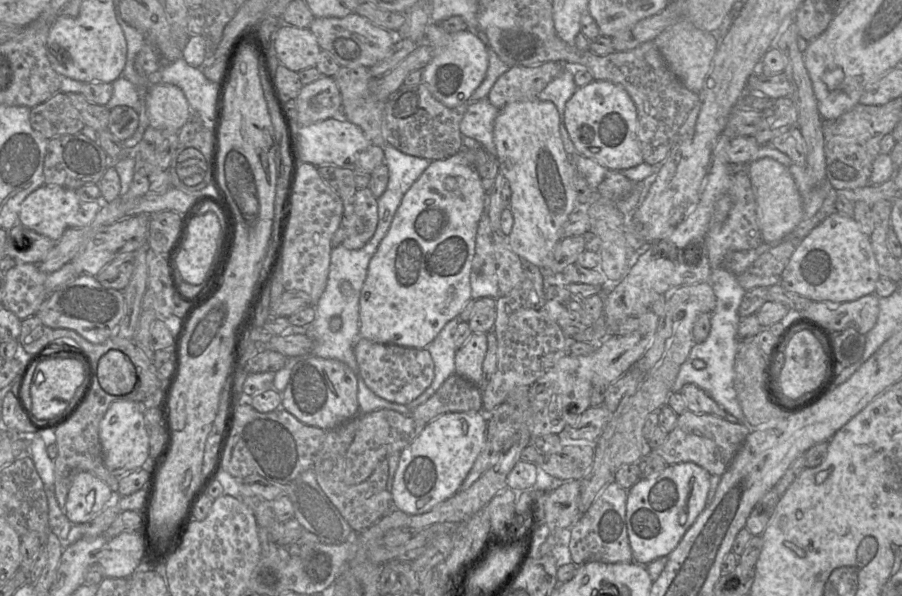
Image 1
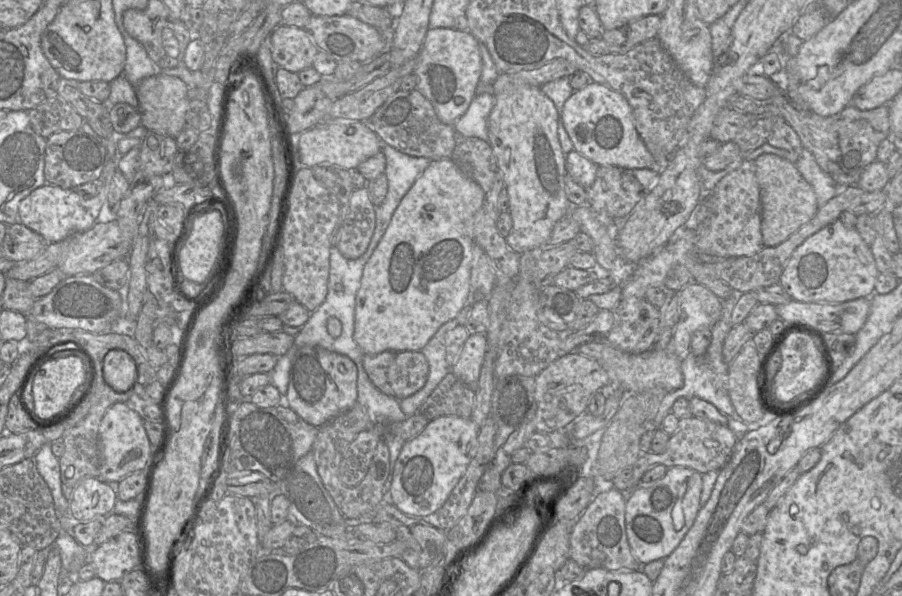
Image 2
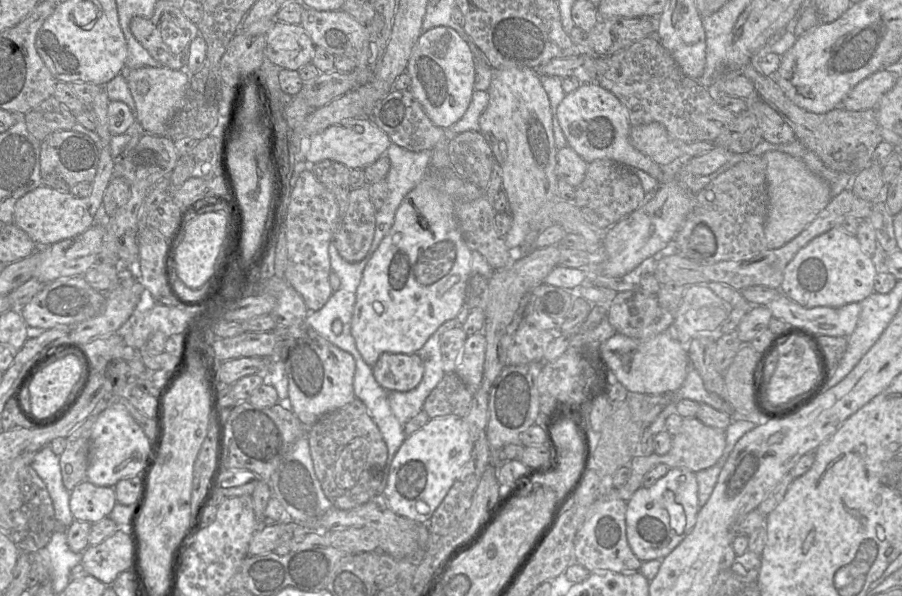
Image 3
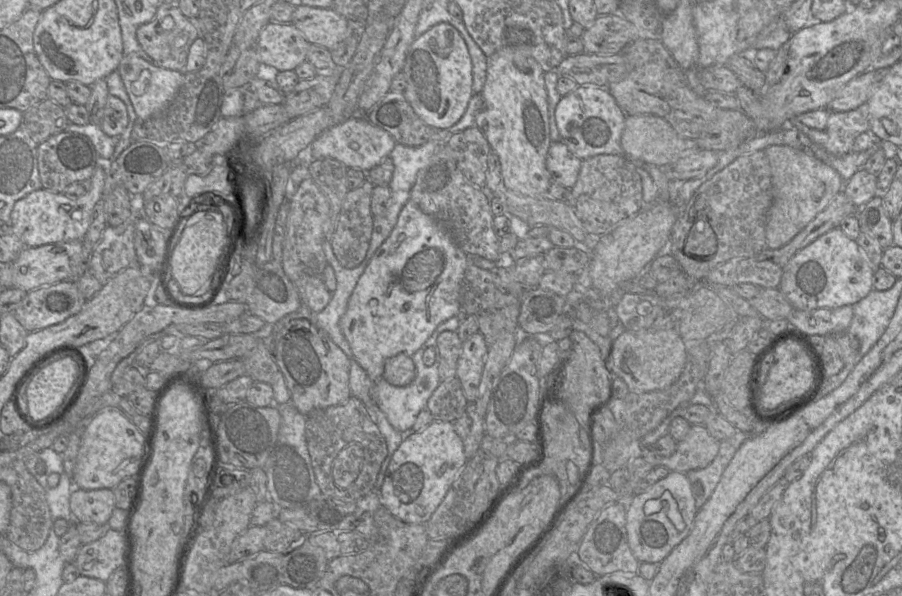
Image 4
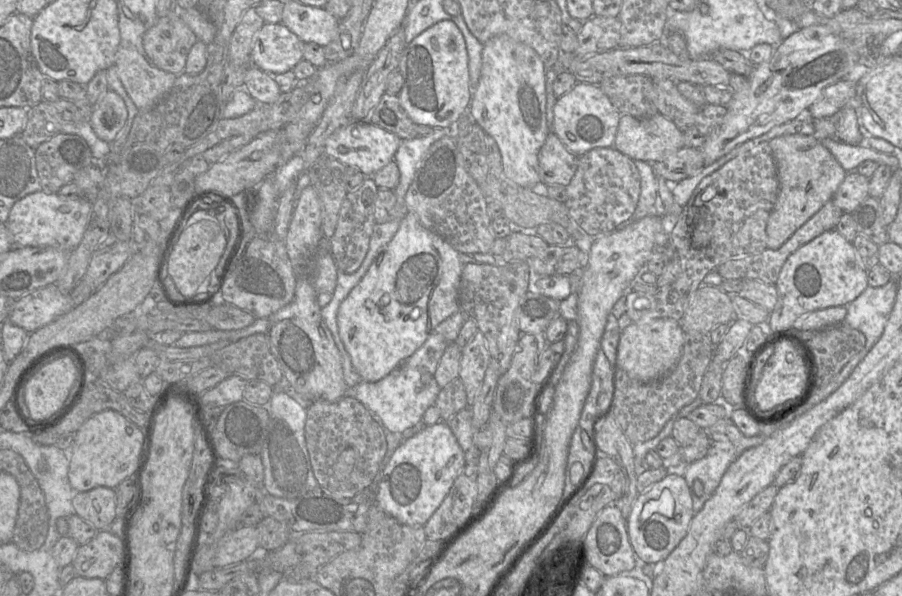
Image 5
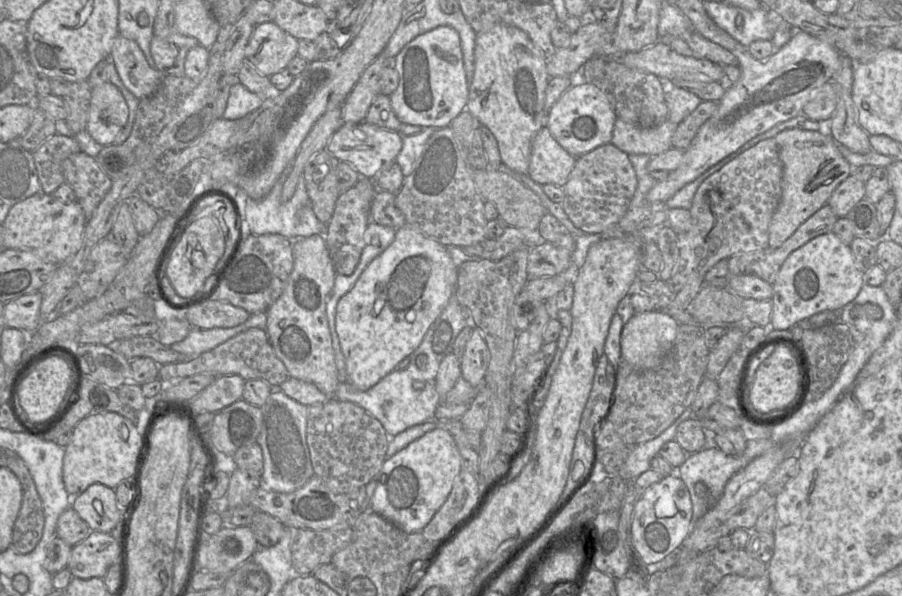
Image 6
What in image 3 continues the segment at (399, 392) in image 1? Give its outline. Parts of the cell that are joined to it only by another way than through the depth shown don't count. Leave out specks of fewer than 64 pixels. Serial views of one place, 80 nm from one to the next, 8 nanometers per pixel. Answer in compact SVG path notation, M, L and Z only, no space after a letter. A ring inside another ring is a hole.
M385 352L372 367L375 380L386 391L407 392L418 386L424 364L418 354Z

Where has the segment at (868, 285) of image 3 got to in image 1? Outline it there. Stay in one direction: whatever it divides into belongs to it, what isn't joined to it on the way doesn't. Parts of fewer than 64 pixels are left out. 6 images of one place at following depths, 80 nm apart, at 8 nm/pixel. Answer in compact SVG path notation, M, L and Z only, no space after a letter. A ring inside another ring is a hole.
M835 211L799 242L782 272L780 284L786 290L812 301L843 303L855 301L868 294L874 294L876 283L880 277L870 236L860 230L853 217L843 216Z

